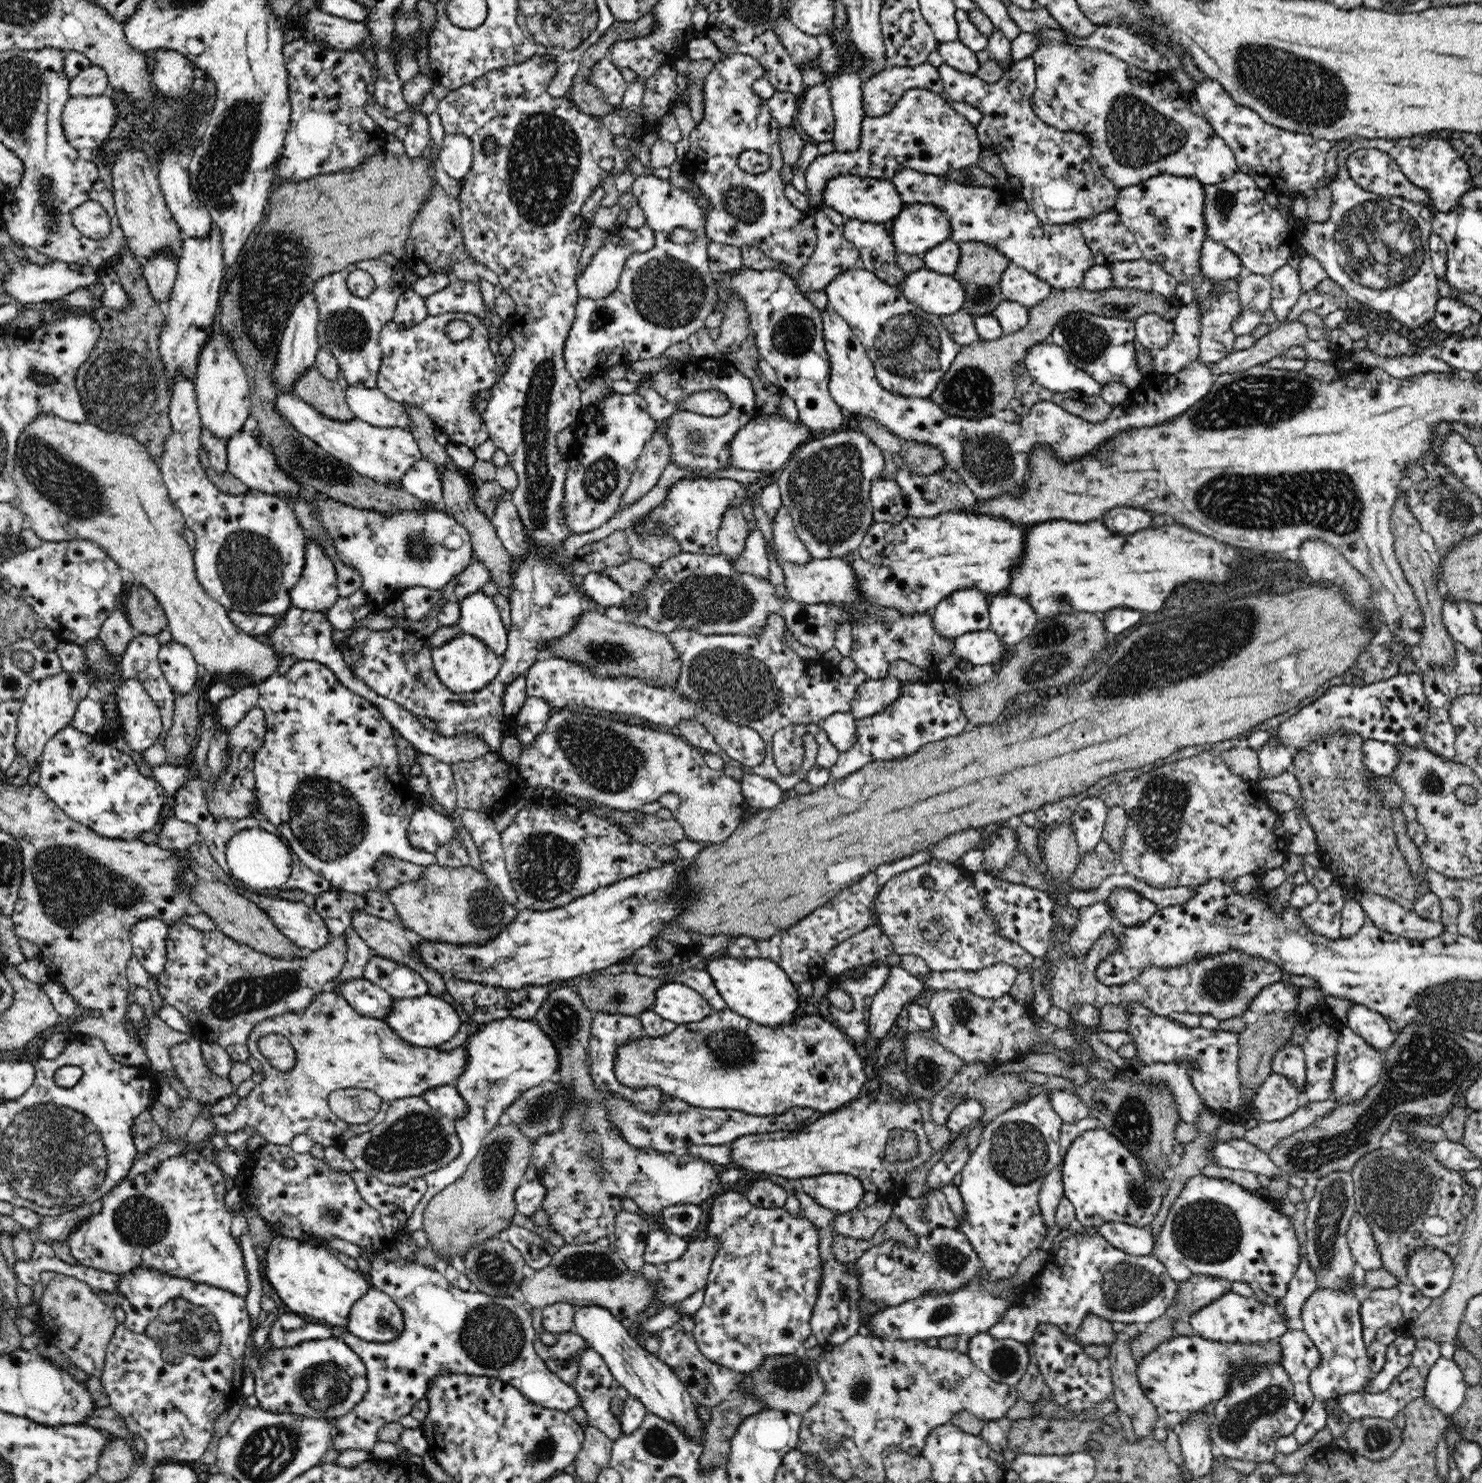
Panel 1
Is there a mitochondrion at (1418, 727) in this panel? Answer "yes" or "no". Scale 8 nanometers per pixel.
no

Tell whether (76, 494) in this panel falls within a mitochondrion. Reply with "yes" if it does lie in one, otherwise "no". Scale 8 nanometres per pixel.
yes

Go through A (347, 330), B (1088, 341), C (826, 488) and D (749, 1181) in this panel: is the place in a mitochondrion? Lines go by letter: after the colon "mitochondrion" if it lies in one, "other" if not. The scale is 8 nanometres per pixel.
A: mitochondrion
B: mitochondrion
C: mitochondrion
D: other

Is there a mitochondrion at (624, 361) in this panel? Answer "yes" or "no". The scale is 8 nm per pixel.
no

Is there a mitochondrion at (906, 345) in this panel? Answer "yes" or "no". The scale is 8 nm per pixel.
yes

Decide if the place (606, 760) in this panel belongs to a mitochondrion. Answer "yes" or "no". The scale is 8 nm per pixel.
yes

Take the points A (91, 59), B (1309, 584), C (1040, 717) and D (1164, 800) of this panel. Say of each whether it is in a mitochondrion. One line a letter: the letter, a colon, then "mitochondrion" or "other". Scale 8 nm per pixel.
A: other
B: other
C: other
D: mitochondrion

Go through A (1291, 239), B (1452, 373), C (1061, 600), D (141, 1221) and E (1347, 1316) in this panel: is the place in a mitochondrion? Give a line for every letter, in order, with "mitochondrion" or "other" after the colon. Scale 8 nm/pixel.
A: other
B: other
C: mitochondrion
D: mitochondrion
E: mitochondrion

